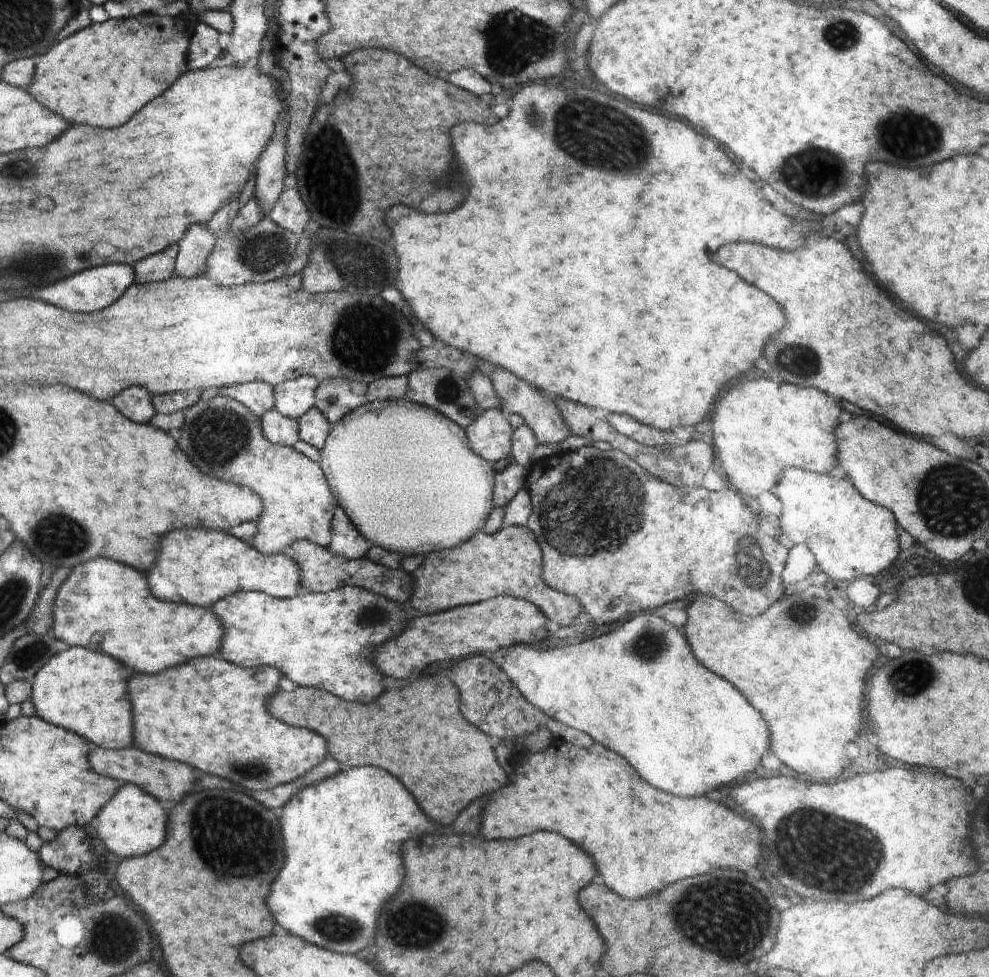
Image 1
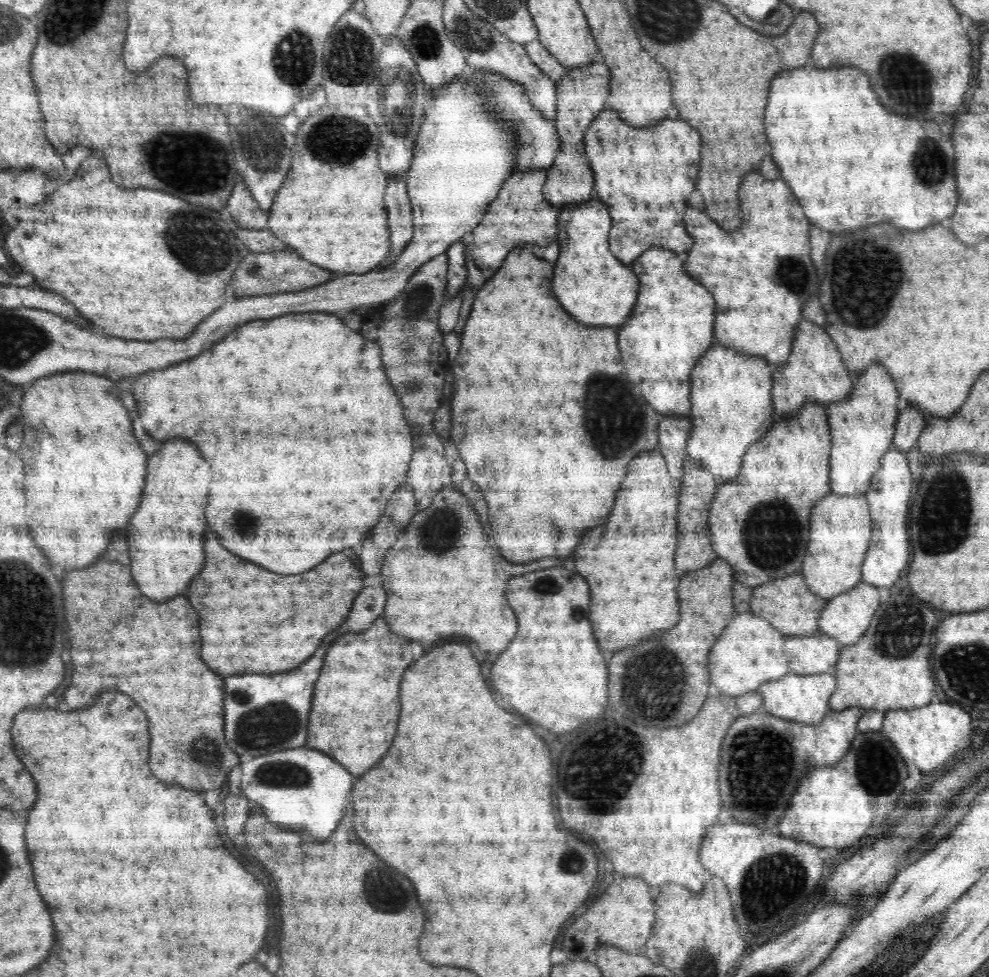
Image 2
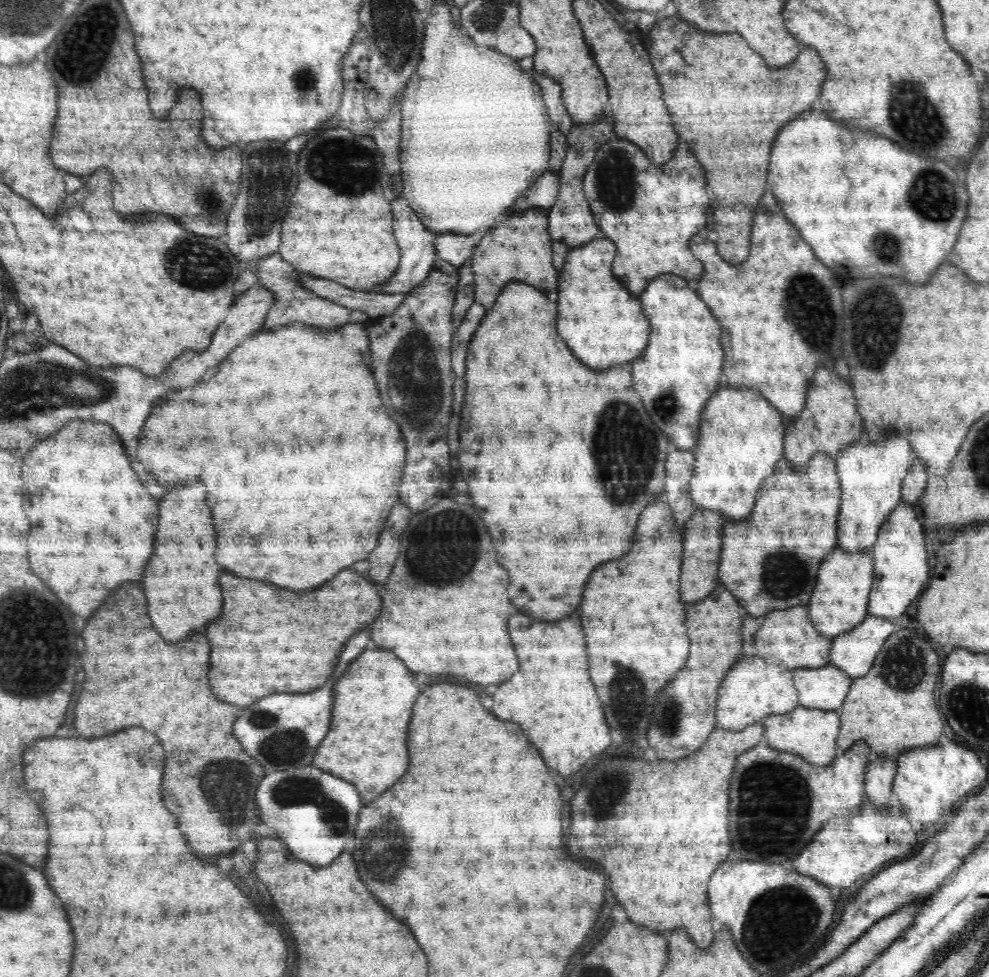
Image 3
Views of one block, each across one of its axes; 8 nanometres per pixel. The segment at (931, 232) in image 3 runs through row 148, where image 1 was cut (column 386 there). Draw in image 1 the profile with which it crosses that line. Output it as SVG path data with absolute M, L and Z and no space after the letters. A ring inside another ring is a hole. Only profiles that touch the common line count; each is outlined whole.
M362 766L362 768L349 768L346 771L334 774L330 778L316 782L314 786L306 786L302 788L282 810L280 814L280 826L282 826L282 836L284 836L284 846L286 846L286 862L284 868L280 870L278 878L274 880L272 888L270 888L270 896L268 896L268 906L270 912L276 920L276 924L280 924L282 928L286 928L290 935L306 940L308 944L320 946L326 950L334 950L334 952L344 952L344 954L358 954L360 950L368 948L374 944L374 936L376 936L376 918L382 914L382 906L396 894L396 890L400 888L402 880L404 880L404 860L402 860L402 844L414 836L432 832L432 828L440 827L428 820L428 816L422 814L422 810L418 808L418 804L414 802L414 798L410 796L410 792L394 778L390 776L386 770L382 768L372 768L372 766Z

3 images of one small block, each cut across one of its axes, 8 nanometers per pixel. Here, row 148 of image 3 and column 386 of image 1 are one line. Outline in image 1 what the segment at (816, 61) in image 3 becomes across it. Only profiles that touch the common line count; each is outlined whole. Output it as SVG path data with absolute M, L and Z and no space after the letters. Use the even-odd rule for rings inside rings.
M440 673L422 678L421 675L414 675L409 681L412 684L404 690L388 690L370 704L352 704L330 692L309 687L298 687L292 692L279 689L268 698L268 712L282 723L320 734L326 740L328 757L340 762L347 769L350 766L370 764L388 770L410 790L410 794L416 798L418 808L424 816L428 816L430 822L434 820L433 824L446 826L452 824L472 800L508 786L510 779L504 774L507 769L501 751L498 748L494 750L496 744L490 744L490 737L481 731L476 738L476 728L466 718L462 718L458 710L458 690L449 677Z

